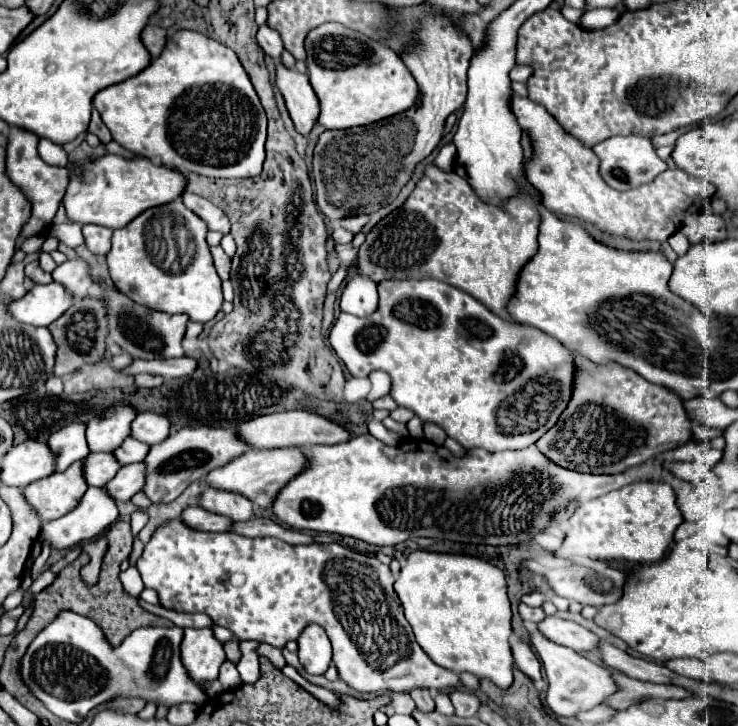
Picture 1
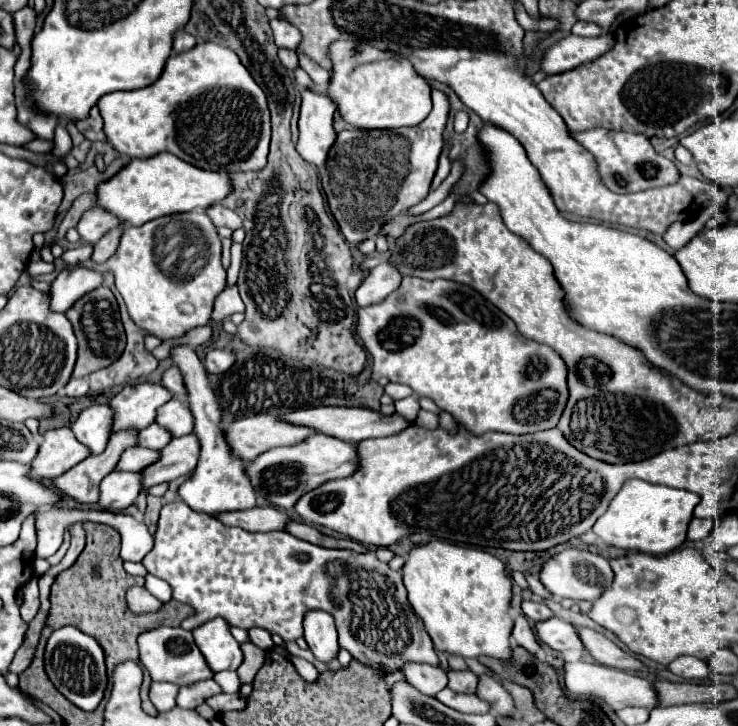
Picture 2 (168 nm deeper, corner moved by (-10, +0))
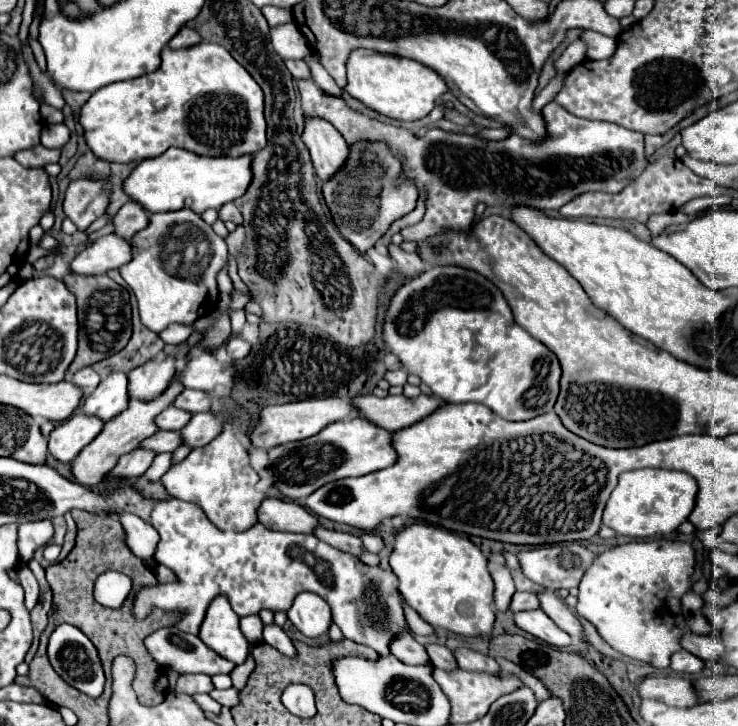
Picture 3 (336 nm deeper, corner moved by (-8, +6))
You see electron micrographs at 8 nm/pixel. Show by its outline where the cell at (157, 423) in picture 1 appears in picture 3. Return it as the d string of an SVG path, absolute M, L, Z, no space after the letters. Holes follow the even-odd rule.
M183 390L173 404L177 408L181 408L181 410L187 410L191 414L197 414L197 412L207 412L213 406L213 398L209 396L209 392Z

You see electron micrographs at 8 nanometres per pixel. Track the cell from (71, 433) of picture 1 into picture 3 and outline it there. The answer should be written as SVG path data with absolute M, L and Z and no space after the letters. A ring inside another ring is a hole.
M113 372L93 390L93 394L85 400L83 410L87 414L95 414L101 420L111 420L113 416L121 414L129 406L129 392L127 392L127 374Z

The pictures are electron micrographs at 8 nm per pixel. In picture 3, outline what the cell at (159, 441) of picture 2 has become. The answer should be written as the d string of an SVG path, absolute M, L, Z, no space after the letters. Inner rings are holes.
M169 406L157 416L157 426L161 430L181 430L191 420L191 416L191 412L181 412L181 408Z

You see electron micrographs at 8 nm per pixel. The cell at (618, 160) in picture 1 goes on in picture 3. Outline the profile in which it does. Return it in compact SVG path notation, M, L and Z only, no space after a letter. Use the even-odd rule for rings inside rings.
M299 80L297 82L301 92L301 108L303 116L307 118L323 118L329 120L341 136L347 140L347 144L355 144L355 140L371 140L371 142L385 142L393 156L397 156L403 164L405 176L415 184L419 194L425 194L425 216L419 224L407 226L401 230L401 236L405 240L427 240L433 236L439 236L441 232L457 232L457 230L469 230L475 218L475 206L479 202L487 206L529 206L535 210L559 210L563 204L573 200L577 194L585 192L621 192L633 178L637 178L645 166L649 164L643 152L643 134L635 130L627 130L623 126L611 124L611 122L591 122L585 118L577 118L565 108L561 108L557 102L551 102L543 108L543 120L545 120L545 138L539 142L525 140L517 134L511 134L505 140L485 140L479 136L469 134L455 134L445 132L441 128L427 130L425 136L415 136L407 128L381 124L375 118L369 118L365 114L355 112L349 108L341 98L335 98L331 94L325 94L313 80Z

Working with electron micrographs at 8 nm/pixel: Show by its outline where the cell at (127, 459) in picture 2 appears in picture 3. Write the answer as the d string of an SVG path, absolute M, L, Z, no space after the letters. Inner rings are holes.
M159 430L157 434L153 434L151 438L147 438L143 444L143 448L149 448L149 450L155 450L155 452L173 452L181 446L181 432L165 432L165 430Z

